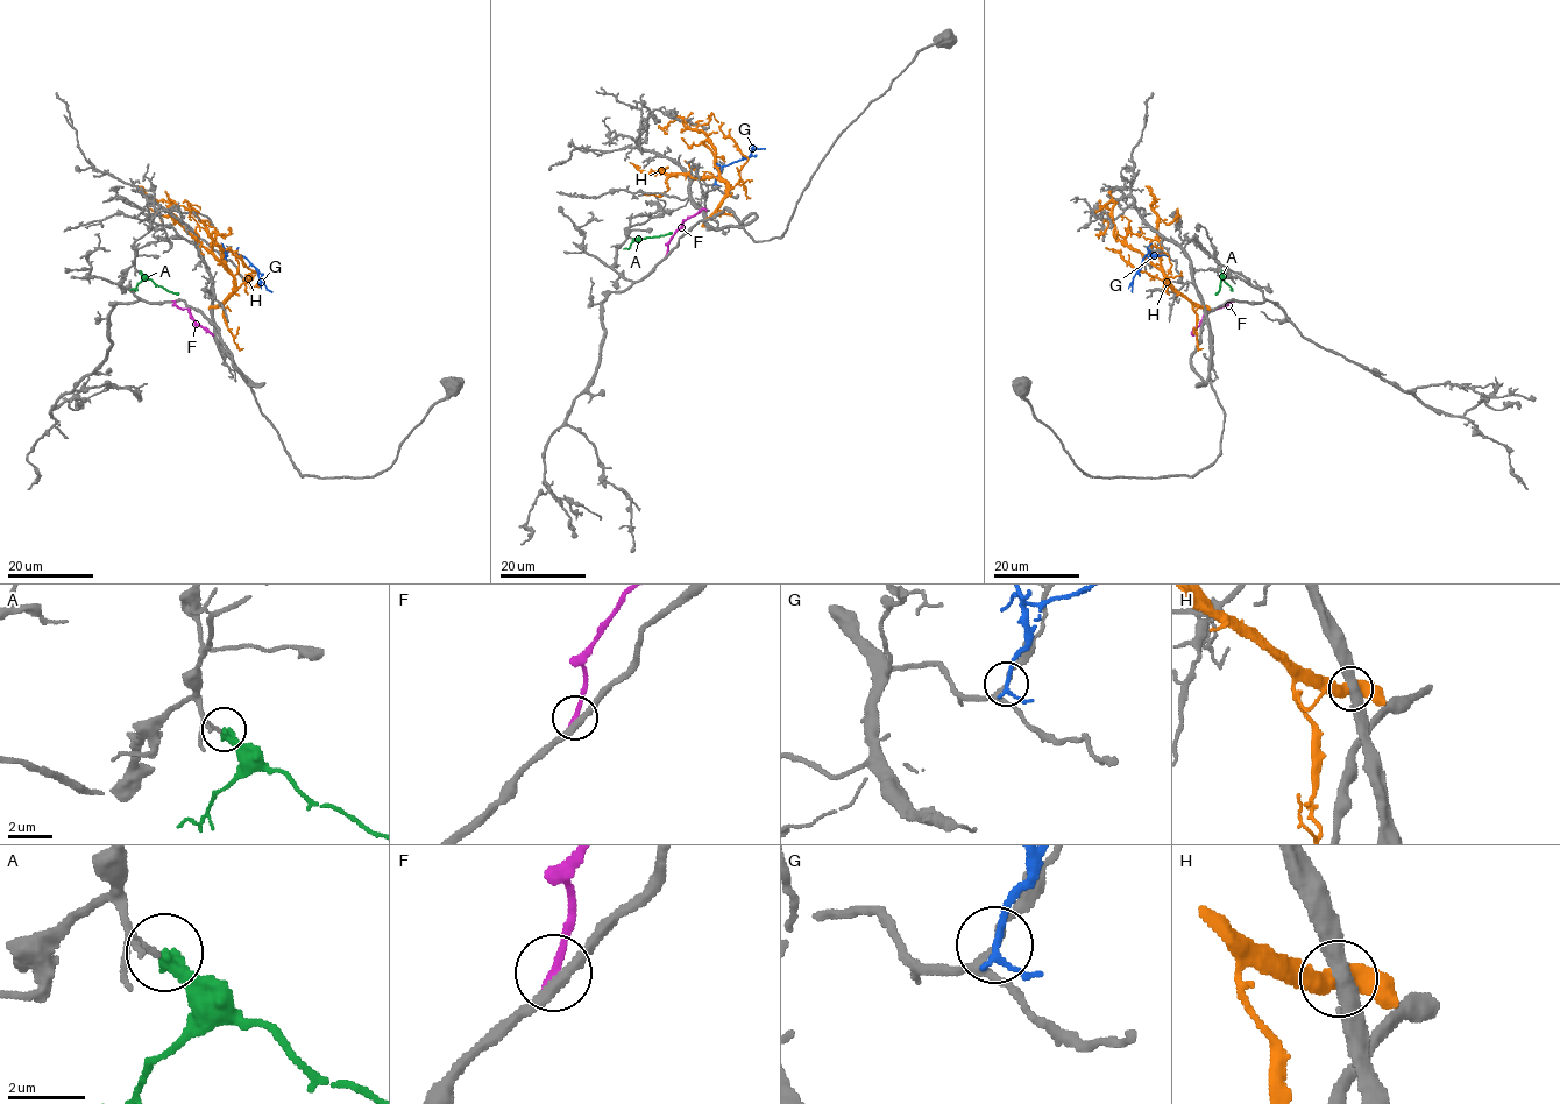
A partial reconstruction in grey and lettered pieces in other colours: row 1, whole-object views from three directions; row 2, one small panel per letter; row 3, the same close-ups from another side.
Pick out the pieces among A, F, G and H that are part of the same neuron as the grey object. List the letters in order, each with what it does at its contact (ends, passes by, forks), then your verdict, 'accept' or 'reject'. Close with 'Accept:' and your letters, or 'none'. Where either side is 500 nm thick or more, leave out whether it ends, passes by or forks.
A: it ends there; accept
F: it ends there; reject
G: it passes by; reject
H: it passes by; reject
Accept: A

